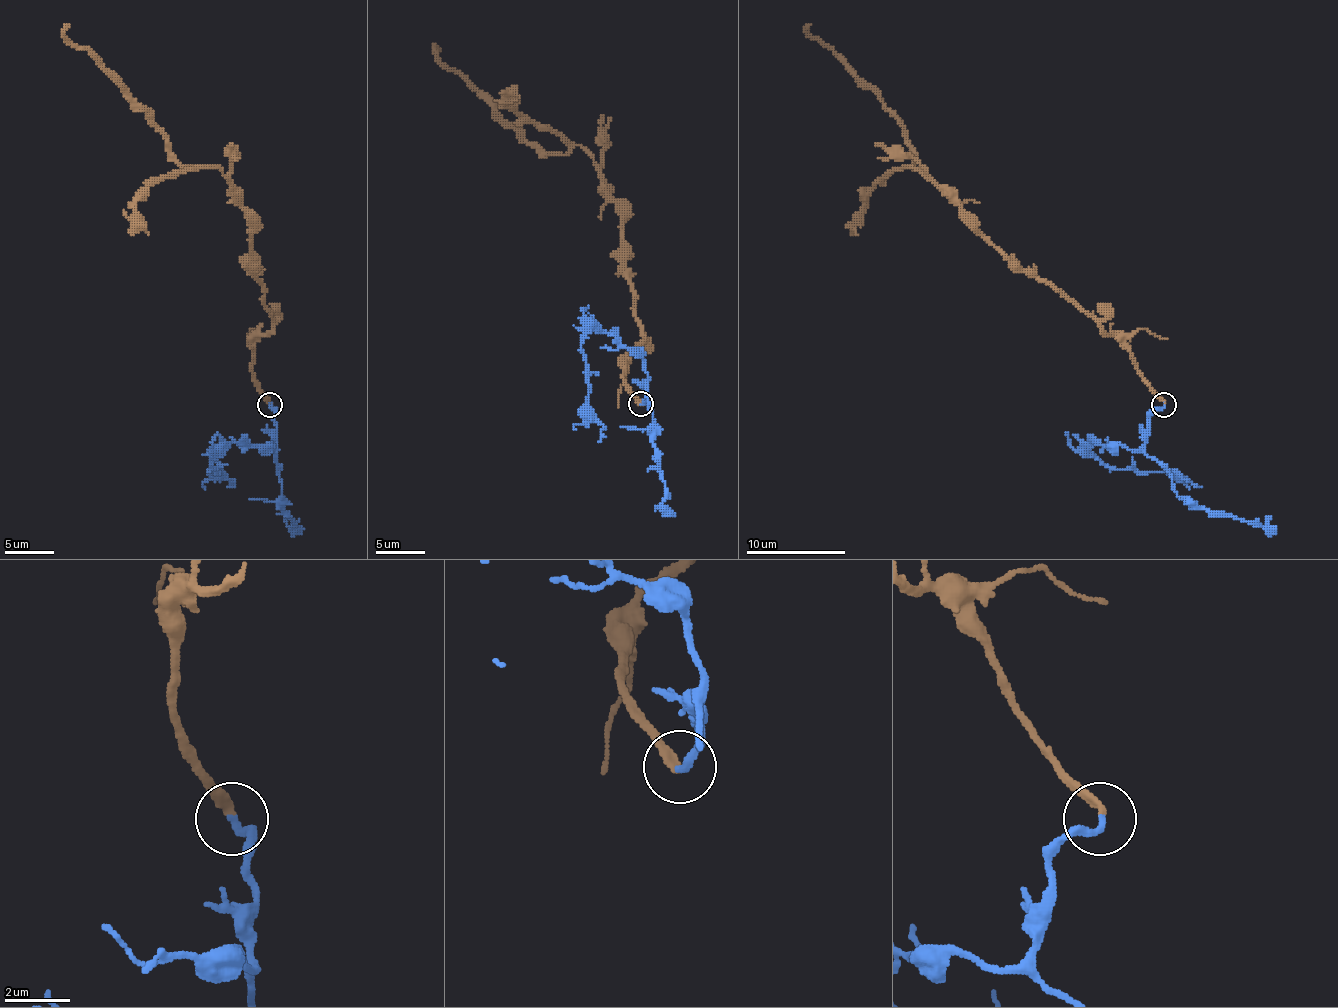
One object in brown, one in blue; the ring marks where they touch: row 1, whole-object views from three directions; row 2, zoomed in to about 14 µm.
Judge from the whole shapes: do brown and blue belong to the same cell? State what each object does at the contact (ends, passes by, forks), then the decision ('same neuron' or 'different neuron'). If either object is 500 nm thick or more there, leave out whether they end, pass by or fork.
brown ends | blue ends | same neuron

